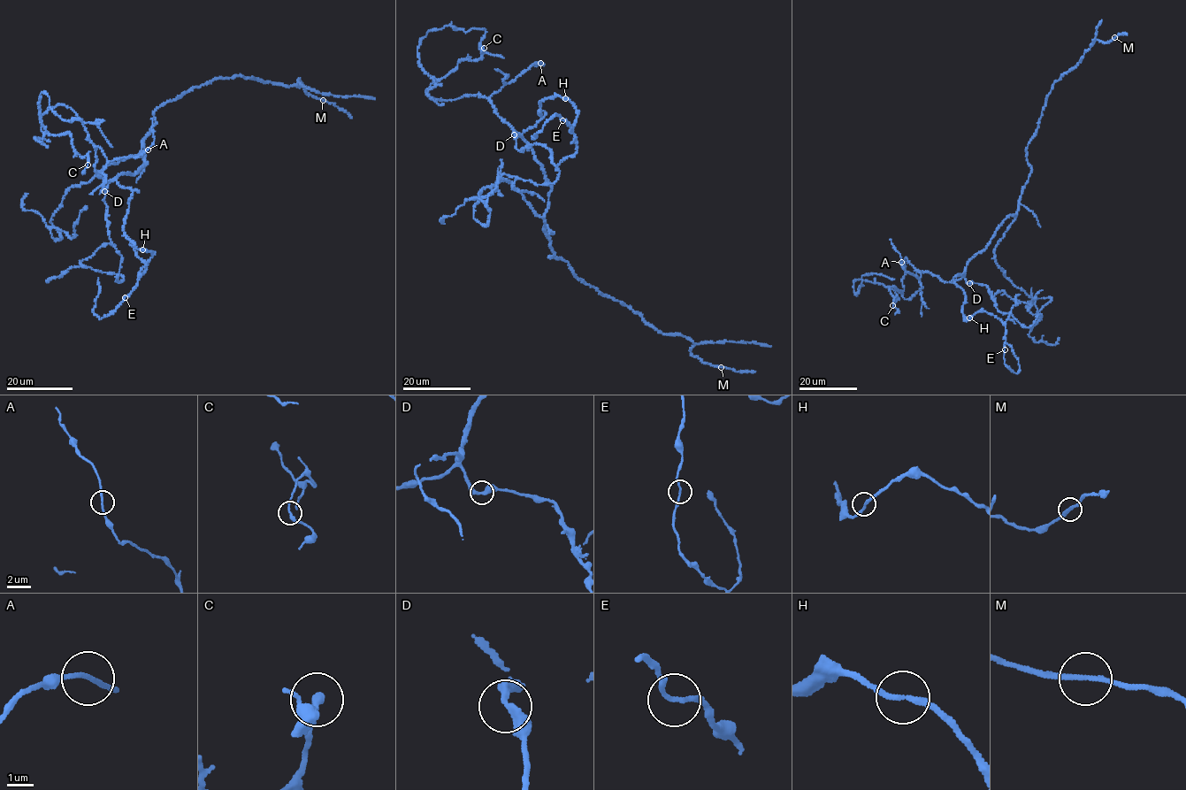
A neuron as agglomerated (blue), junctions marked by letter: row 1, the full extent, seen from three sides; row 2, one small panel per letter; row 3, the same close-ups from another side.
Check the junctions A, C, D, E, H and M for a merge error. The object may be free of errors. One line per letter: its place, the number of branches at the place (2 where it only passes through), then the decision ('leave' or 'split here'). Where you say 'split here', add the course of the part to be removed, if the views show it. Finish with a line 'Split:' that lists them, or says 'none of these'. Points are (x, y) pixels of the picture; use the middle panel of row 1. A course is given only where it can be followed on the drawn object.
A: (540, 63) | 2 | leave
C: (484, 48) | 2 | leave
D: (514, 134) | 2 | leave
E: (562, 120) | 2 | leave
H: (565, 98) | 2 | leave
M: (721, 367) | 2 | leave
Split: none of these

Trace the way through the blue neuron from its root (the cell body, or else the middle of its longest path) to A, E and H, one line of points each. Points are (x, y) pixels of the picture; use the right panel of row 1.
A: (987, 246), (968, 261), (960, 279), (950, 282), (922, 272), (919, 280), (905, 271), (901, 262)
E: (987, 246), (953, 279), (964, 292), (966, 319), (980, 310), (998, 318), (1005, 348)
H: (987, 246), (968, 261), (965, 274), (953, 279), (964, 292), (963, 316), (967, 320), (969, 318)

